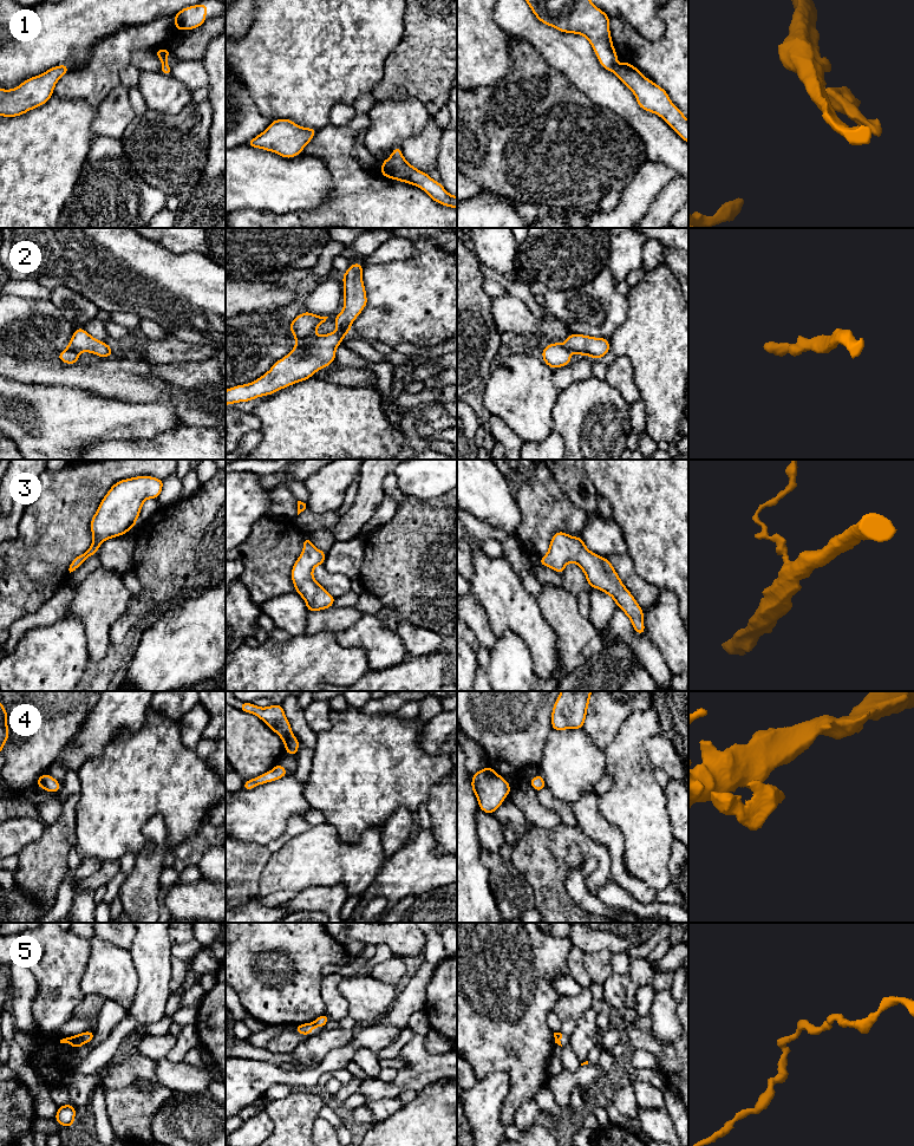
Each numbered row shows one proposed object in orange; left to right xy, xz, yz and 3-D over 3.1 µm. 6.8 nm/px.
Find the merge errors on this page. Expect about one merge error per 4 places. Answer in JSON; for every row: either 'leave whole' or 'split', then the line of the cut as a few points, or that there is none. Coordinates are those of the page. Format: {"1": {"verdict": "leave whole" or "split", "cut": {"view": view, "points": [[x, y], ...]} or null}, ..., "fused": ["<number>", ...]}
{"1": {"verdict": "leave whole", "cut": null}, "2": {"verdict": "leave whole", "cut": null}, "3": {"verdict": "leave whole", "cut": null}, "4": {"verdict": "leave whole", "cut": null}, "5": {"verdict": "leave whole", "cut": null}, "fused": []}

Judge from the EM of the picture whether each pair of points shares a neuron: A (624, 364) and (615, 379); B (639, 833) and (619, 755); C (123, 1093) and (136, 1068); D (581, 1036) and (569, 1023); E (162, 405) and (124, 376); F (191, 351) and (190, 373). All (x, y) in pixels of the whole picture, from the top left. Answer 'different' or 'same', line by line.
A: same
B: same
C: same
D: different
E: different
F: different

